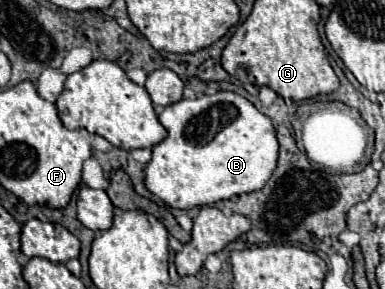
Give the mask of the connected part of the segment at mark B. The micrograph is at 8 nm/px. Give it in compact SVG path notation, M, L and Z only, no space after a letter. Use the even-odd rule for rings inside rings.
M236 92L200 94L194 100L184 98L166 106L158 120L166 128L168 136L152 148L152 158L144 168L144 184L154 196L172 208L188 210L194 206L216 204L242 192L260 190L276 168L278 140L270 118Z

